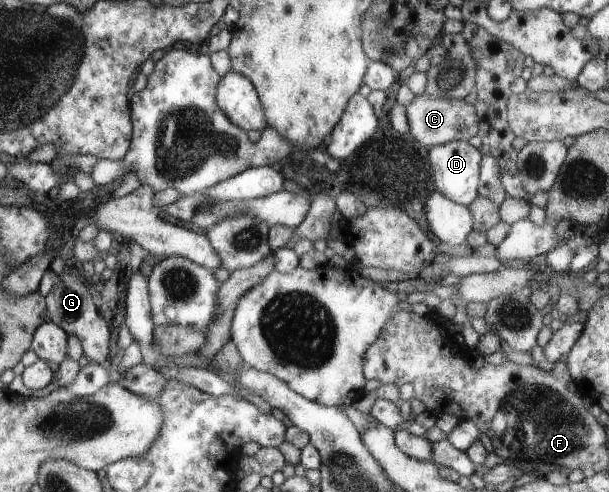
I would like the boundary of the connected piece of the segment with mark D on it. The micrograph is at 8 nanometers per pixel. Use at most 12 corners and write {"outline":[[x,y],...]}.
{"outline":[[467,140],[429,151],[435,190],[468,207],[483,157]]}

